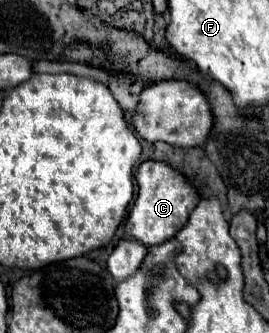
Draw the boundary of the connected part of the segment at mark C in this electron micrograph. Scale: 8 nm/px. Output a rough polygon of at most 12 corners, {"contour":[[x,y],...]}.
{"contour":[[155,160],[137,168],[139,192],[123,226],[145,246],[171,240],[199,194]]}

